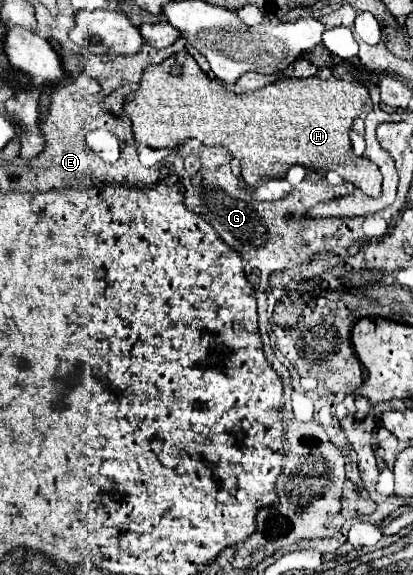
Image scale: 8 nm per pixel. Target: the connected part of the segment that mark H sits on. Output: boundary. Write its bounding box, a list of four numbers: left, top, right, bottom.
[124,50,382,198]

